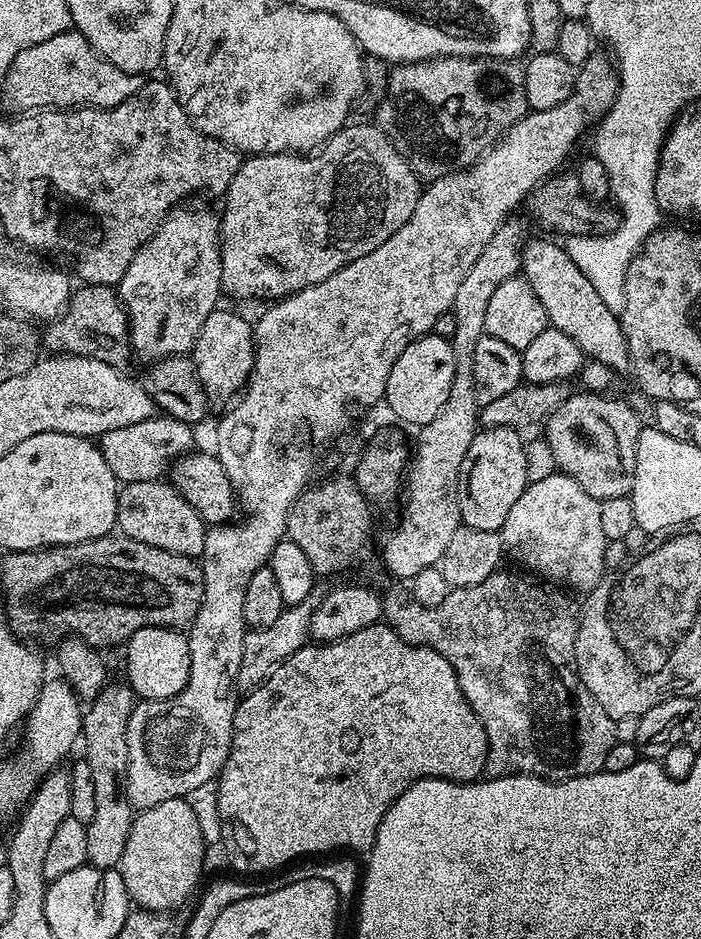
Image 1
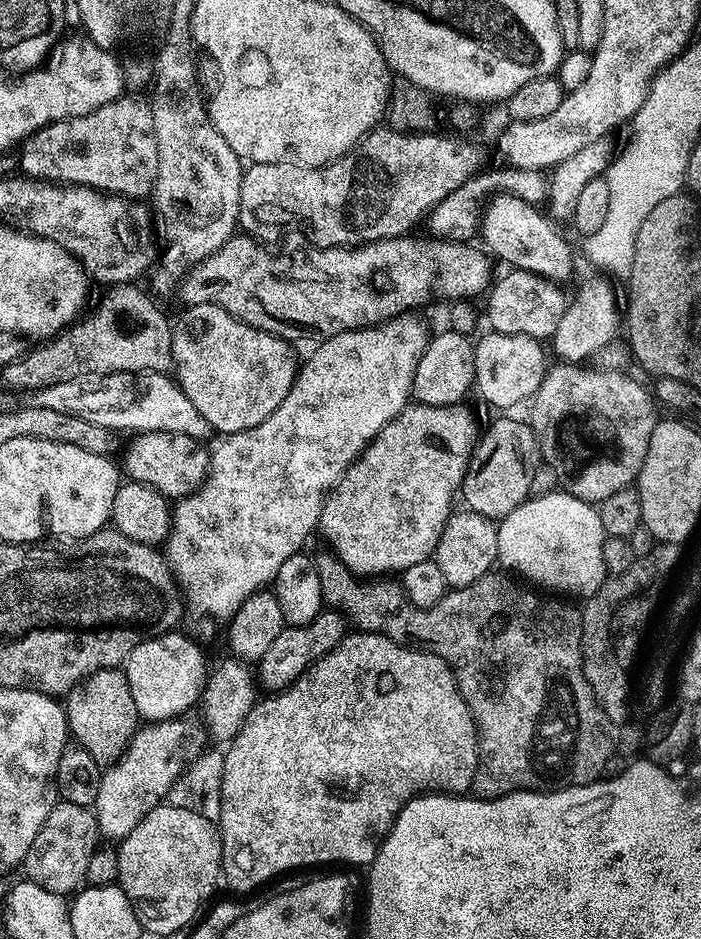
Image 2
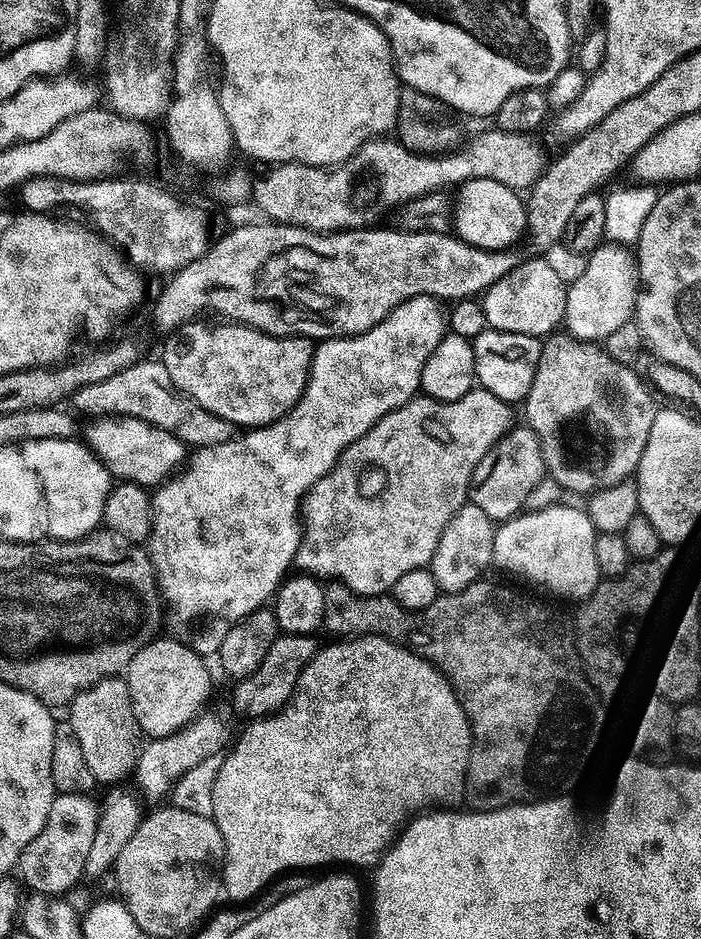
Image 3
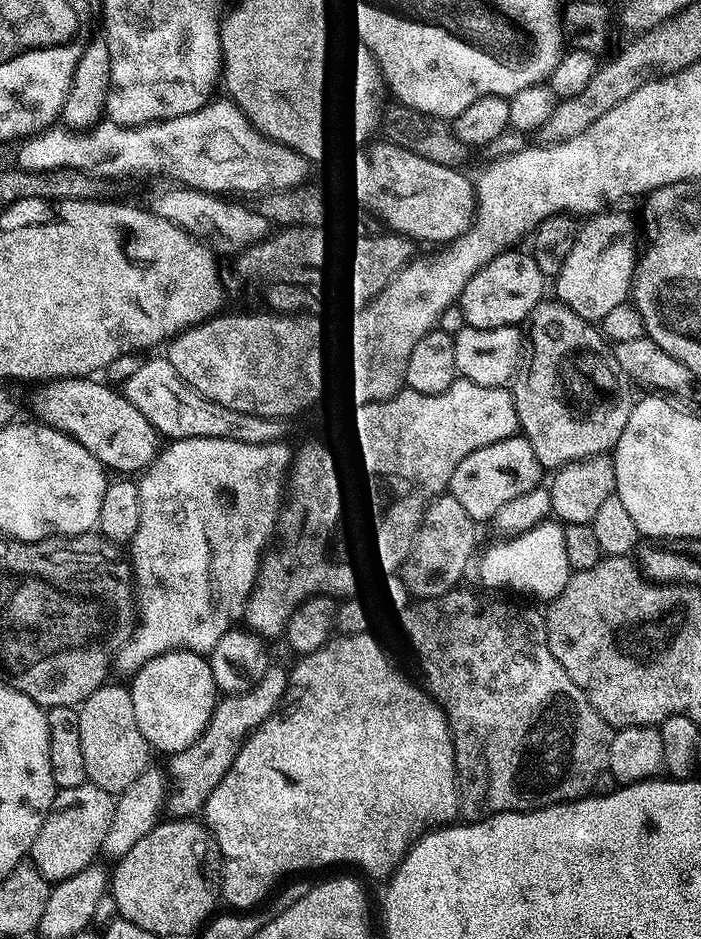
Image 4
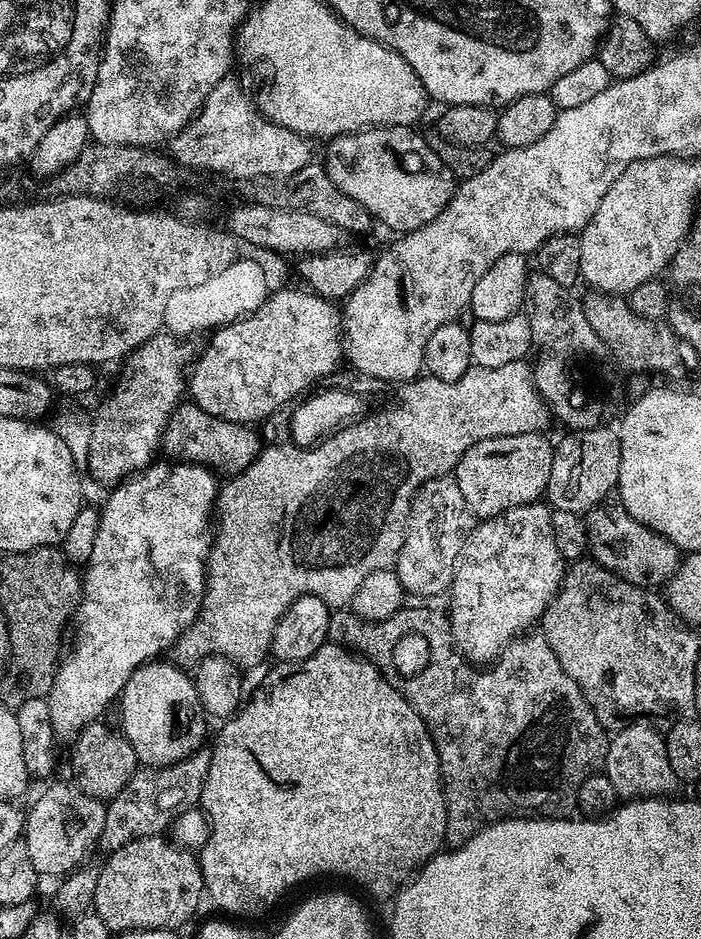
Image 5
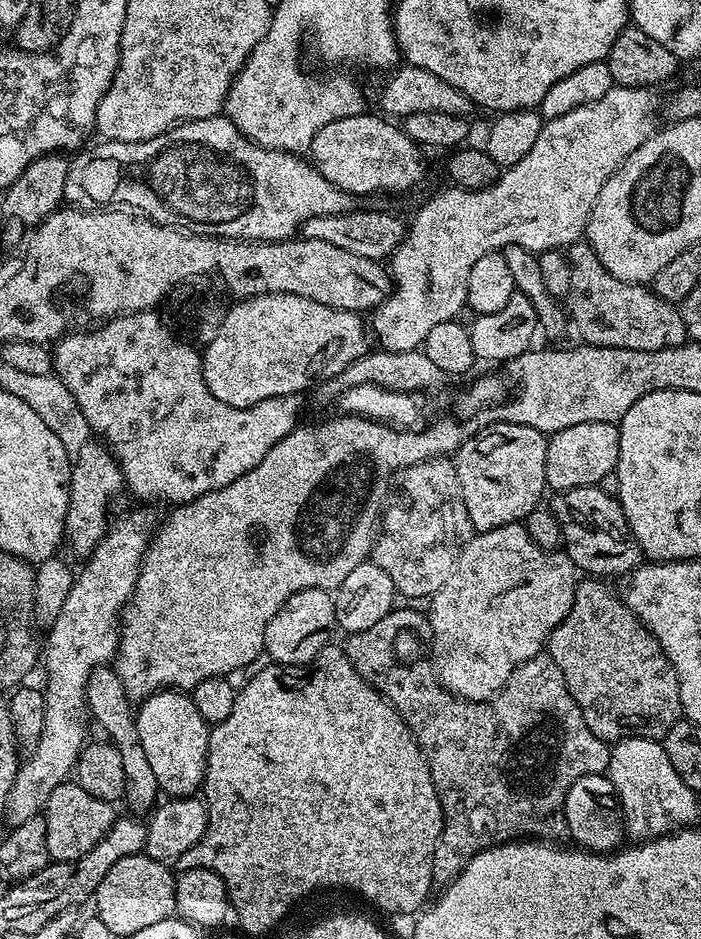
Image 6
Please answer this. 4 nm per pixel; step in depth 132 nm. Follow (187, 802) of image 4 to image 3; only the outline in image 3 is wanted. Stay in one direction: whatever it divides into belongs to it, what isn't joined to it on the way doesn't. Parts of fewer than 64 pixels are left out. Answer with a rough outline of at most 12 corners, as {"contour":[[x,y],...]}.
{"contour":[[280,634],[232,708],[249,721],[279,712],[314,658],[315,635]]}

